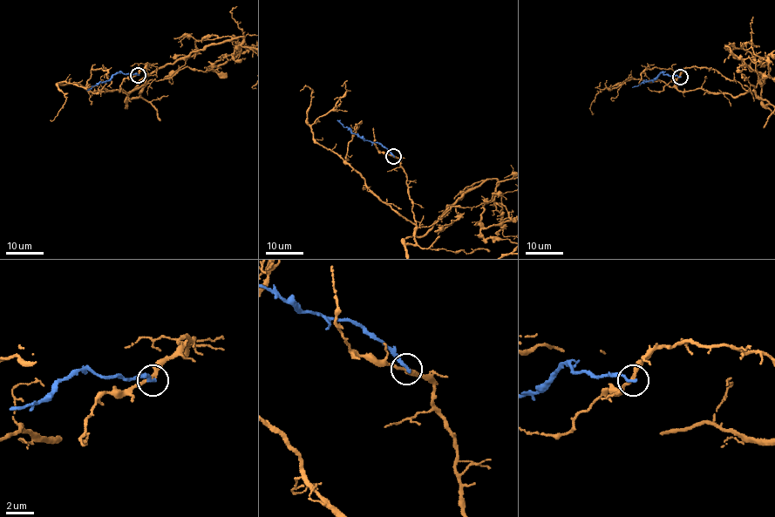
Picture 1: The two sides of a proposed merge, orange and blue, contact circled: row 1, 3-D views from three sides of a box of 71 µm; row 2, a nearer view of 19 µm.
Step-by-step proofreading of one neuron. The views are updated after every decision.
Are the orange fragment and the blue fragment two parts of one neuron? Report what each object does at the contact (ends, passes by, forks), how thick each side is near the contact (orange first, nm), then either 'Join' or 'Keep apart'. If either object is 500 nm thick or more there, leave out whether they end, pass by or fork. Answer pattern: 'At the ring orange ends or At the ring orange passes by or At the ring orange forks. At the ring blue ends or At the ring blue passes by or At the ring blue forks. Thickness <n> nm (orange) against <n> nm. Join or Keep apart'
At the ring orange passes by. At the ring blue ends. Thickness 240 nm (orange) against 260 nm. Keep apart

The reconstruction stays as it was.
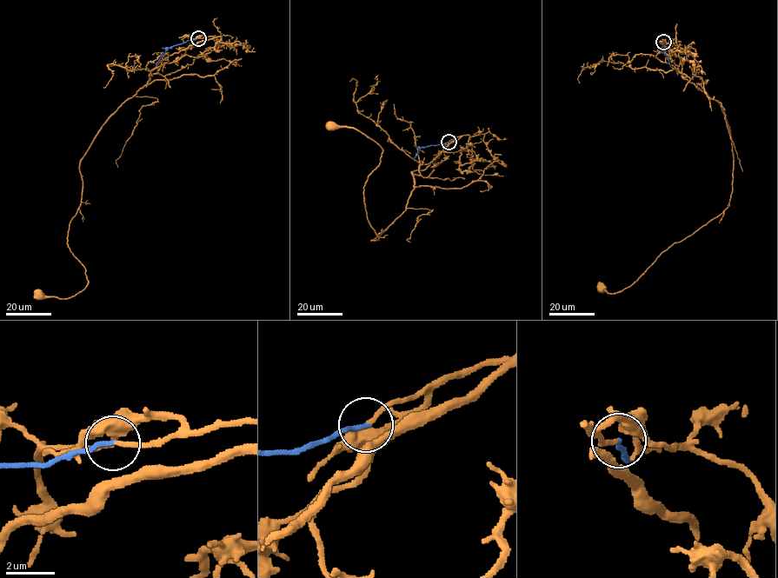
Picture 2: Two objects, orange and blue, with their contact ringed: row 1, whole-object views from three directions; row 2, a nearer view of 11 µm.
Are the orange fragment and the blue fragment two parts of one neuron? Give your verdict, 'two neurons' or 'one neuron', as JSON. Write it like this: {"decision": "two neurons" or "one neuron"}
{"decision": "one neuron"}

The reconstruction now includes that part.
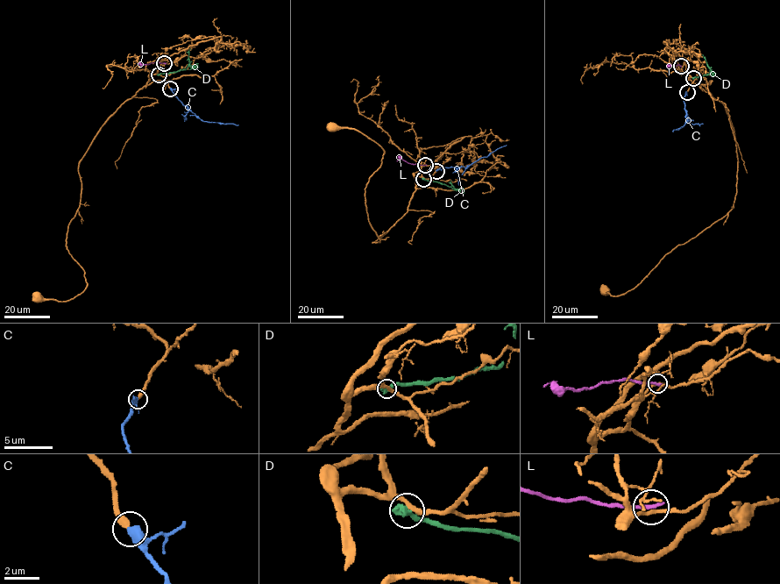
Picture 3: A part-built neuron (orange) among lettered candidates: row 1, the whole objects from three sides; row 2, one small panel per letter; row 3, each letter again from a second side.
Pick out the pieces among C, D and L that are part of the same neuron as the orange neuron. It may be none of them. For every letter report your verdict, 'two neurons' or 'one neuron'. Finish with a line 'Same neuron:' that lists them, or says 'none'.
C: one neuron
D: two neurons
L: two neurons
Same neuron: C

